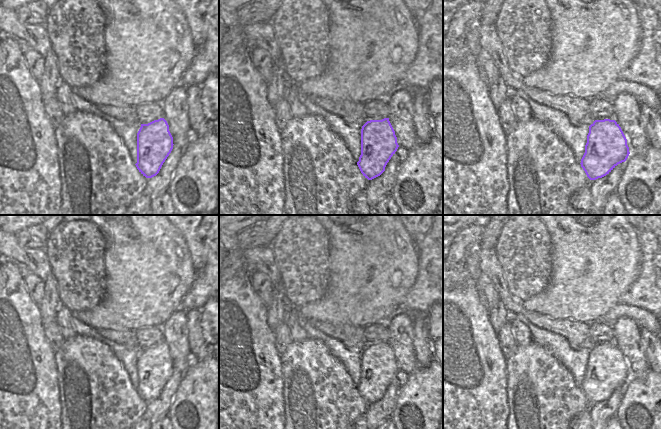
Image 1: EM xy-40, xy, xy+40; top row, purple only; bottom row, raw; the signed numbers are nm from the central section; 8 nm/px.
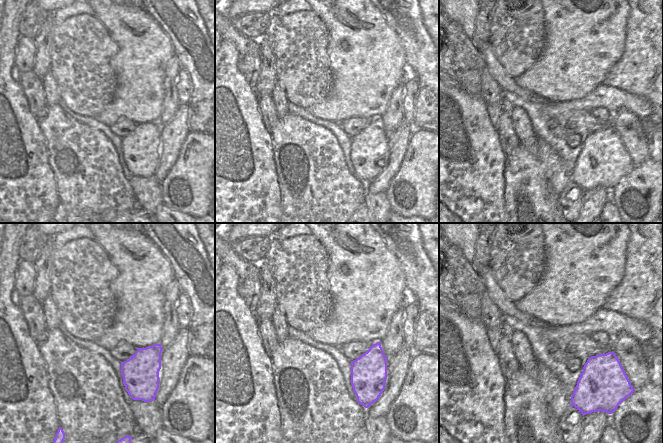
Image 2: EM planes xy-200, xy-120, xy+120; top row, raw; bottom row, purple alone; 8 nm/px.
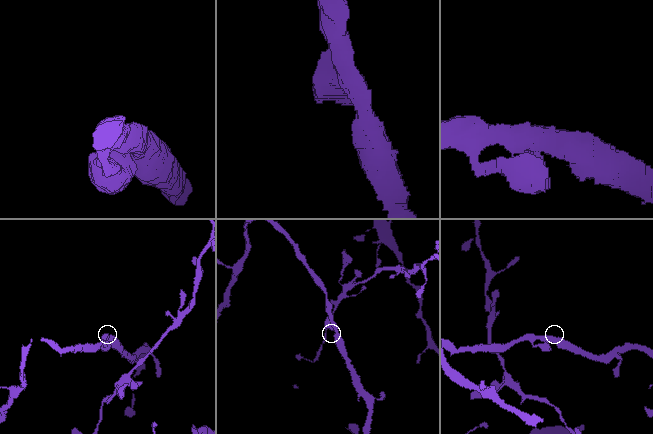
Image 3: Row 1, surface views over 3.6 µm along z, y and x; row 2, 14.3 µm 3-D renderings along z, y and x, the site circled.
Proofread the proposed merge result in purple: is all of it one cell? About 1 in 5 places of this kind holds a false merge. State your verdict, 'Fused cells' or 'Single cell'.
Single cell

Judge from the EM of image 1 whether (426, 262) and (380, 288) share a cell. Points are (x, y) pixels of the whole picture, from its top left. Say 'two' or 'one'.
two

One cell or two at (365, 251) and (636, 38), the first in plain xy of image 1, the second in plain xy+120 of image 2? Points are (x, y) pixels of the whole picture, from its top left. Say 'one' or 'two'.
two

